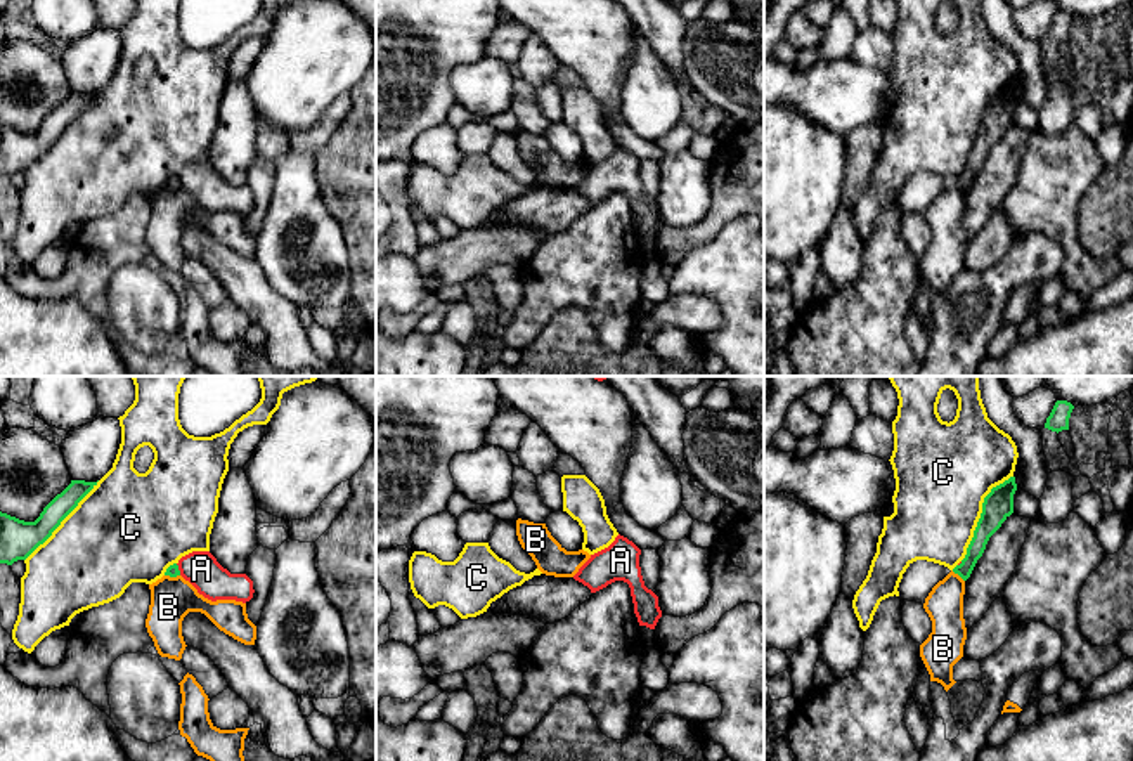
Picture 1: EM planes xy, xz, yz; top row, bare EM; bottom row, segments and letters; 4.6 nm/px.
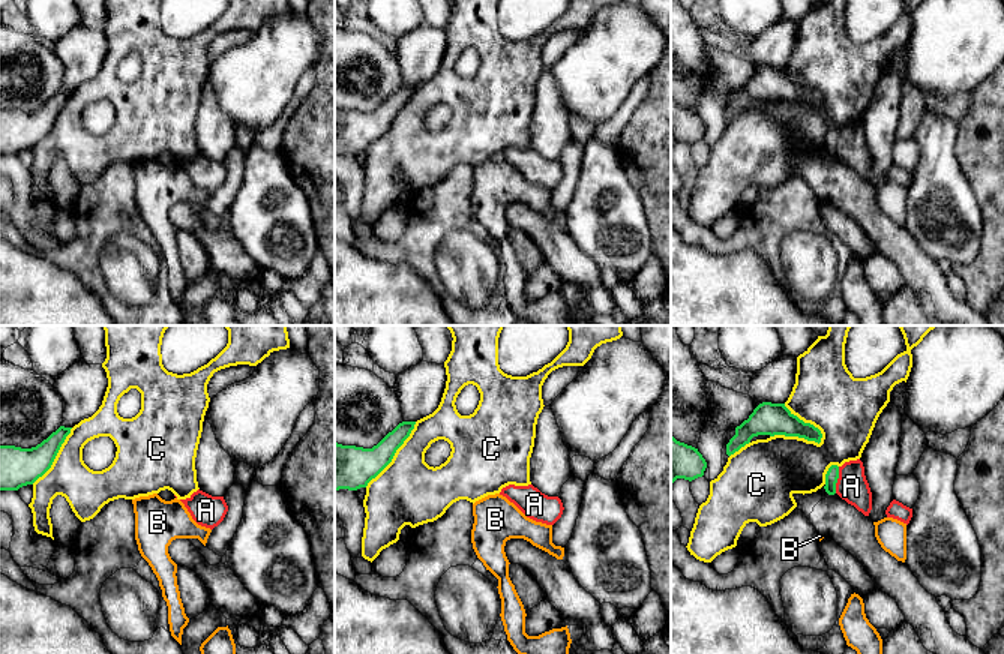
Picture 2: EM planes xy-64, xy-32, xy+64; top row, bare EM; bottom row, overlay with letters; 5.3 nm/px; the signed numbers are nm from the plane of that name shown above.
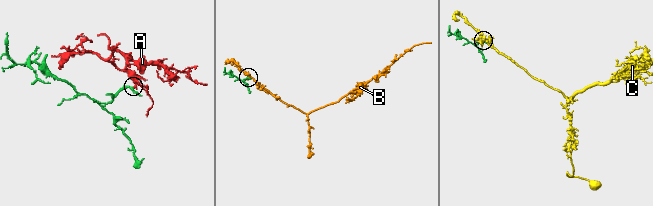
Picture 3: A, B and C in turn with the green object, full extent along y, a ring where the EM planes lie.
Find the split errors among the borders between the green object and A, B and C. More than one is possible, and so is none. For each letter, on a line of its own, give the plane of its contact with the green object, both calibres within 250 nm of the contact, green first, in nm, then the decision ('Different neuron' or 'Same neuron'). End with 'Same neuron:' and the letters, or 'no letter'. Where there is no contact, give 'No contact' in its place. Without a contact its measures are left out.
A: Touches green in xy. Thickness 60 nm (green) against 160 nm. Different neuron
B: Touches green in yz. Thickness 90 nm (green) against 180 nm. Different neuron
C: Touches green in yz. Thickness 140 nm (green) against 440 nm. Different neuron
Same neuron: no letter

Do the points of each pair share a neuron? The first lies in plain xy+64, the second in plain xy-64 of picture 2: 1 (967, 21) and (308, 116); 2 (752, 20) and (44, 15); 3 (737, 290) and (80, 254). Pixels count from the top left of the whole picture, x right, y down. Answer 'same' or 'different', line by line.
1: different
2: same
3: different

